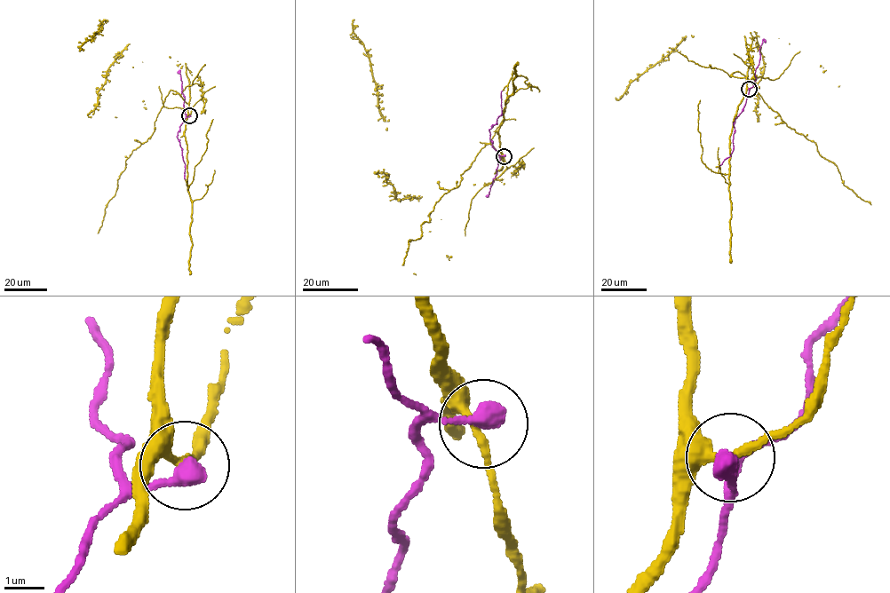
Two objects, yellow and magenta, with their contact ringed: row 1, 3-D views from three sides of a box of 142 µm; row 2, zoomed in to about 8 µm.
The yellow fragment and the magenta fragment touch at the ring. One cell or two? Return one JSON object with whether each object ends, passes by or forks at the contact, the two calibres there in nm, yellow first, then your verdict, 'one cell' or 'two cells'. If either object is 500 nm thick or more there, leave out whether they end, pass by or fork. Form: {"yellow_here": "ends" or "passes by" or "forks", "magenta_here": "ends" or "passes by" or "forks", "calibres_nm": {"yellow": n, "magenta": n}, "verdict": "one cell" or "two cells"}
{"yellow_here": "passes by", "magenta_here": "ends", "calibres_nm": {"yellow": 240, "magenta": 480}, "verdict": "one cell"}

